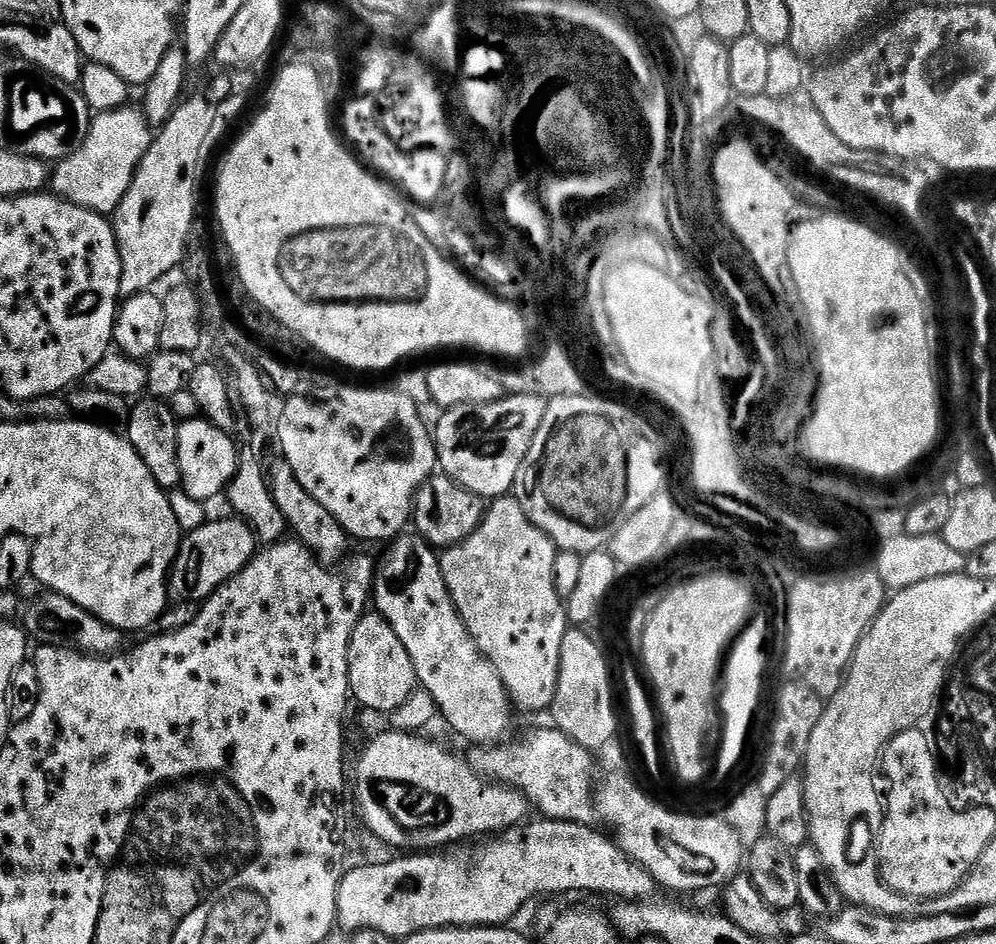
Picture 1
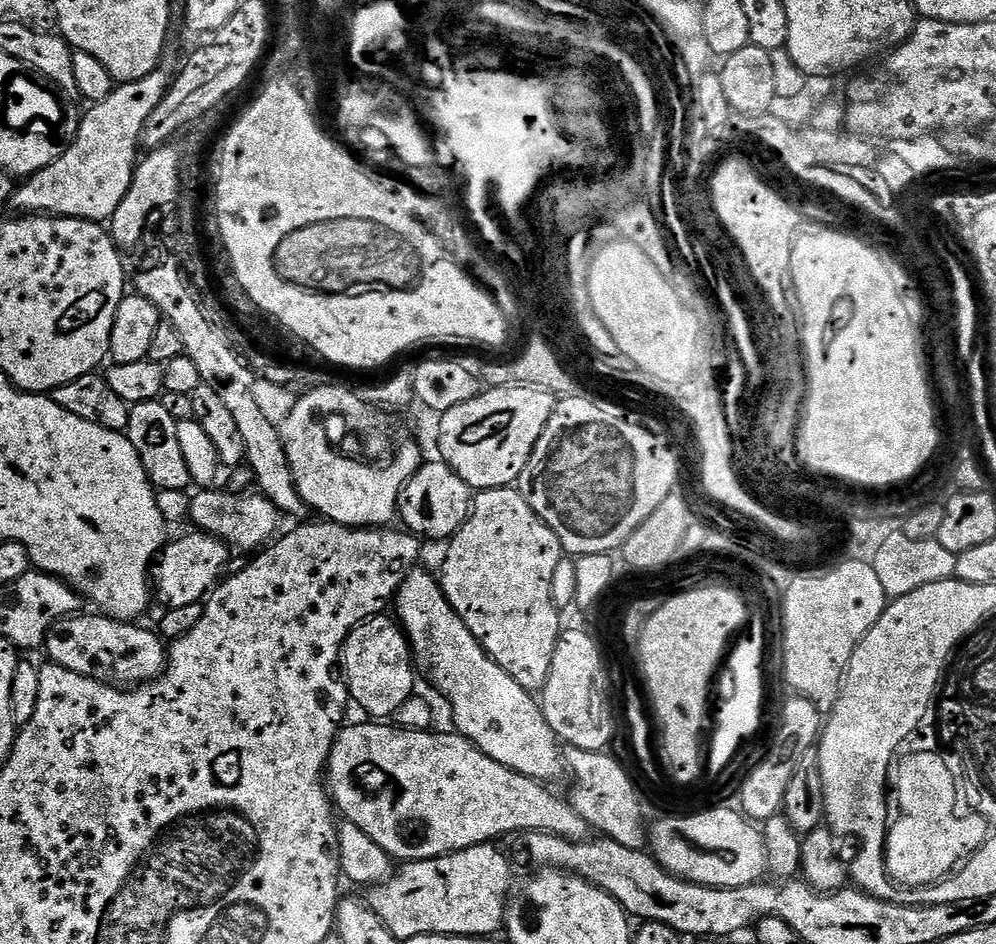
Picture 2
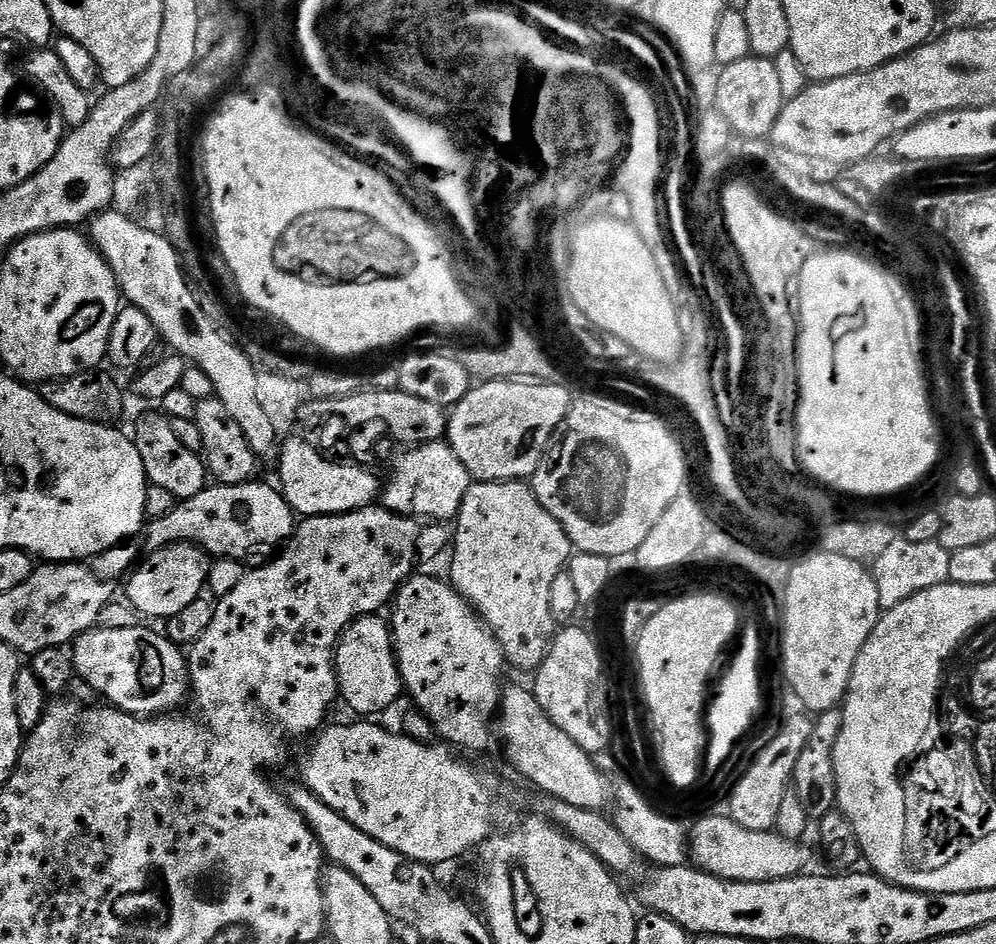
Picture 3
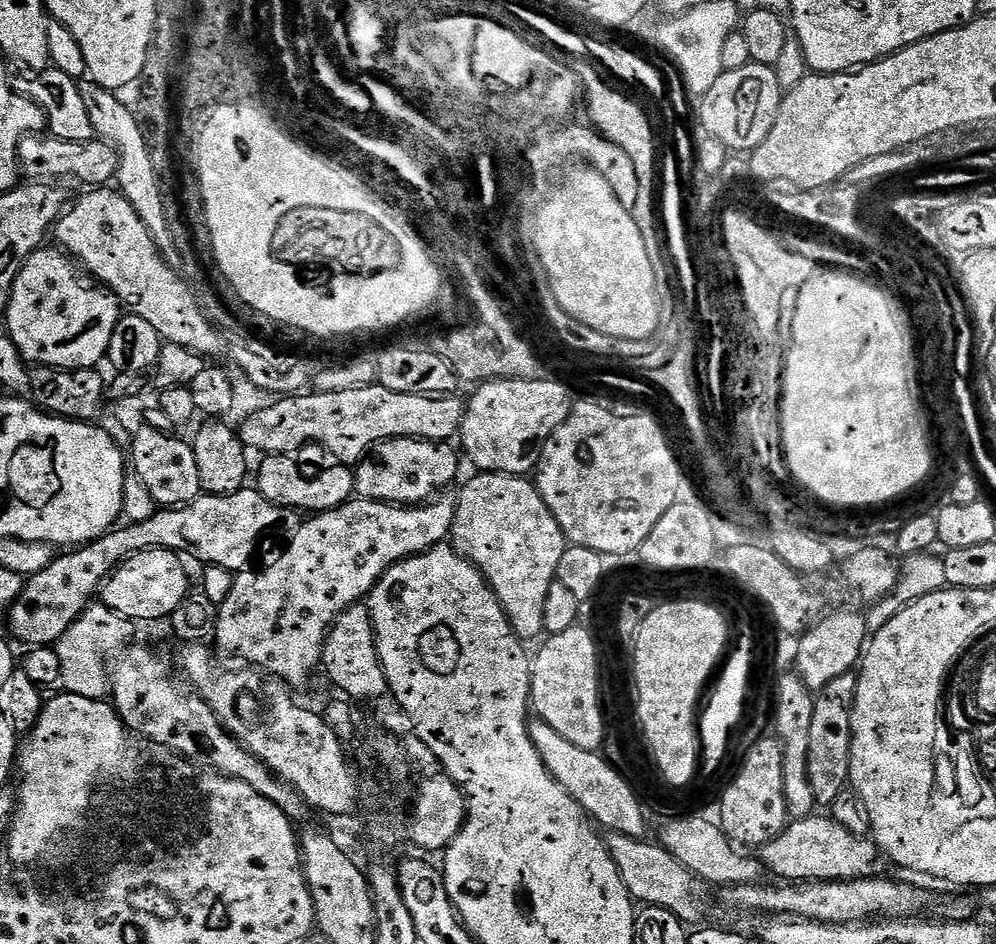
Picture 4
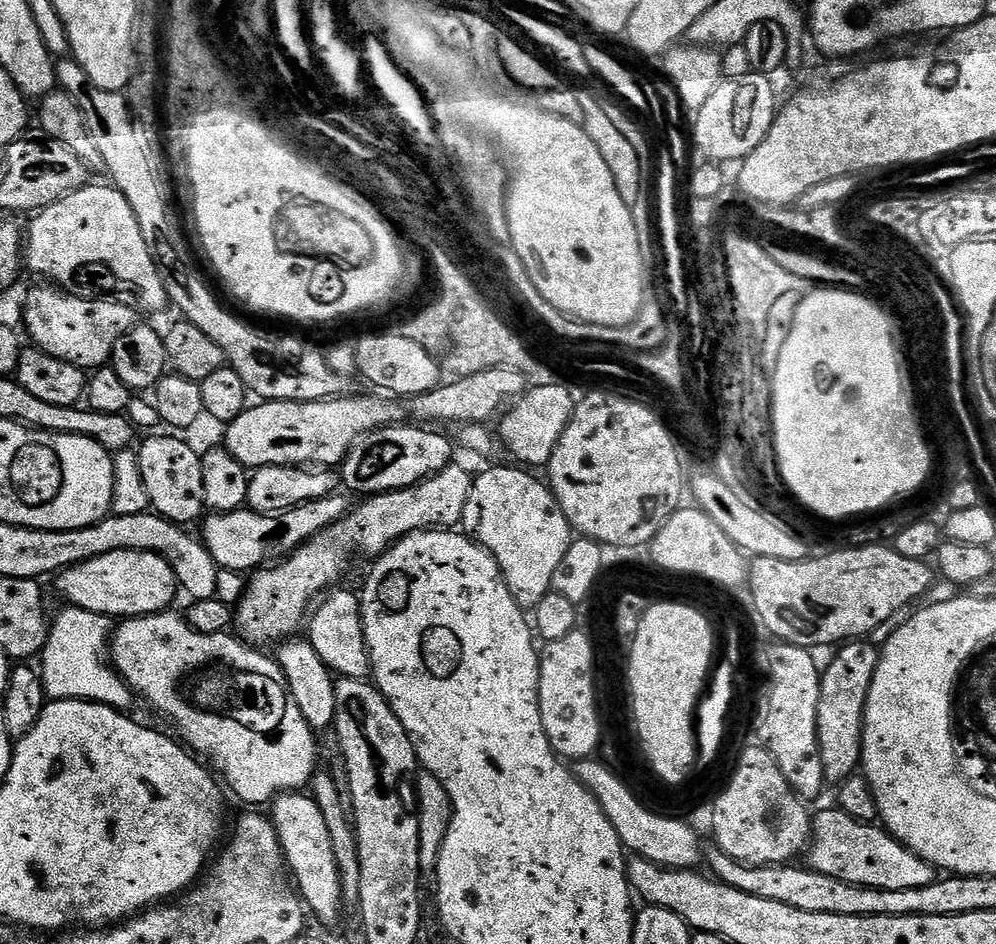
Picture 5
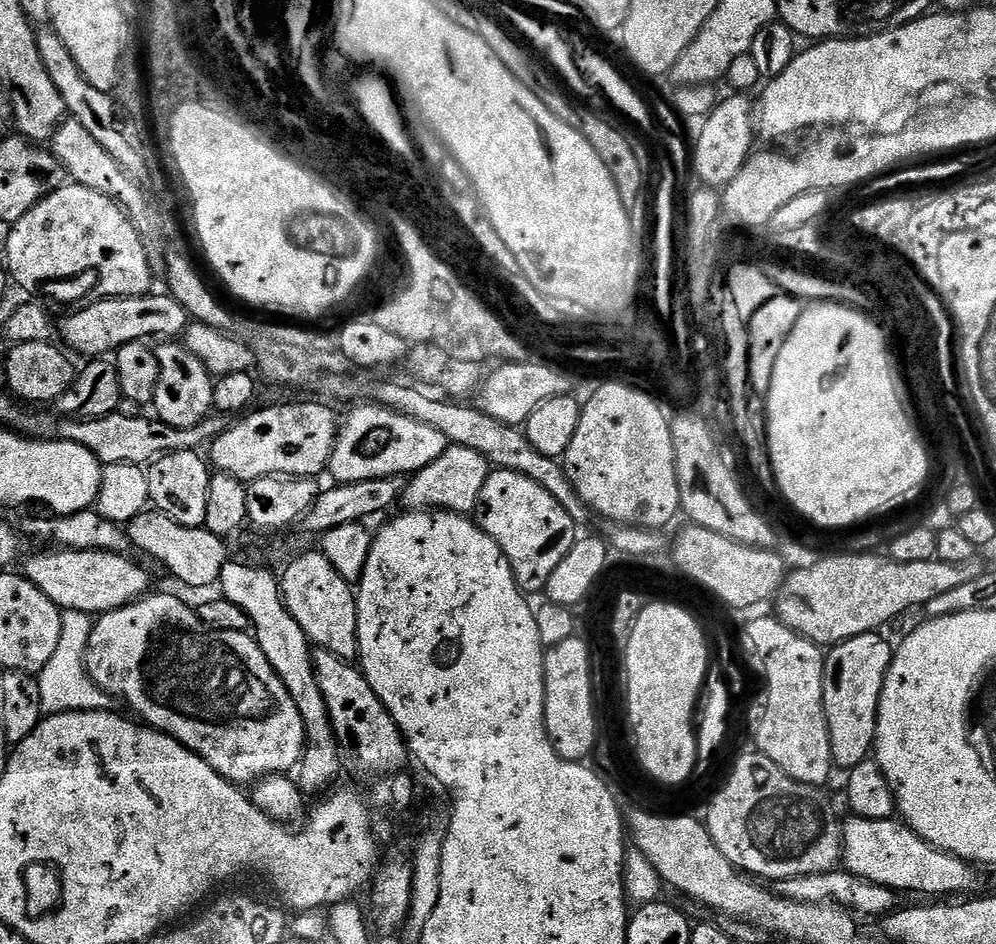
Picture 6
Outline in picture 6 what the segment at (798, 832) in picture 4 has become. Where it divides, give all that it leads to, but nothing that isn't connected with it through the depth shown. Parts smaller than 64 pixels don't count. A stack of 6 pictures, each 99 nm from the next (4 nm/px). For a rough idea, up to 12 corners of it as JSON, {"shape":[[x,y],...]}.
{"shape":[[853,815],[842,864],[897,894],[959,897],[971,863],[899,819]]}

